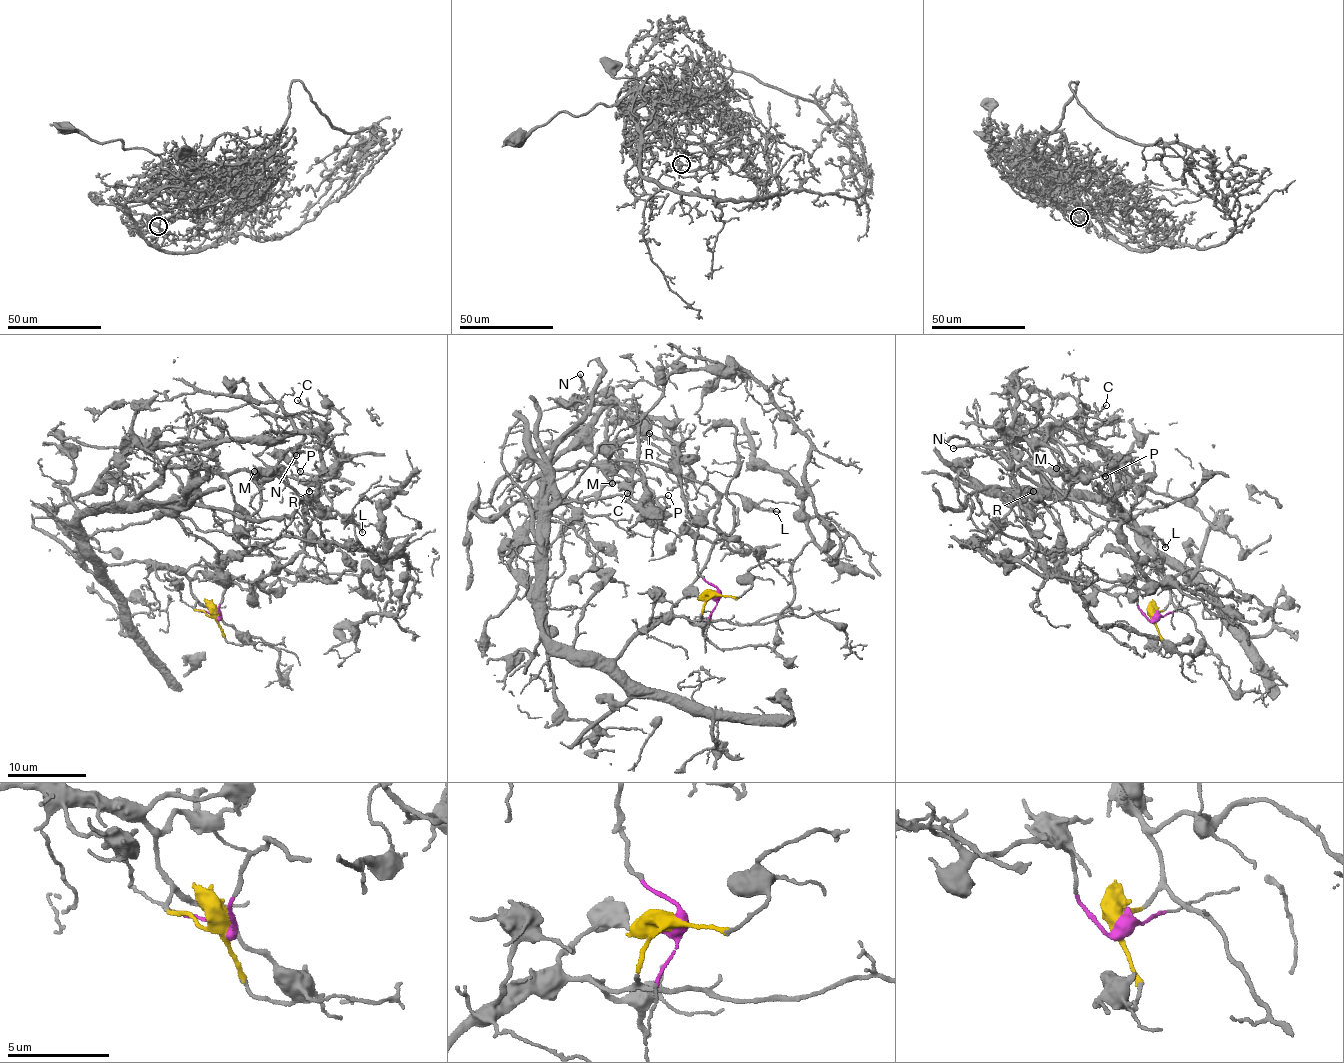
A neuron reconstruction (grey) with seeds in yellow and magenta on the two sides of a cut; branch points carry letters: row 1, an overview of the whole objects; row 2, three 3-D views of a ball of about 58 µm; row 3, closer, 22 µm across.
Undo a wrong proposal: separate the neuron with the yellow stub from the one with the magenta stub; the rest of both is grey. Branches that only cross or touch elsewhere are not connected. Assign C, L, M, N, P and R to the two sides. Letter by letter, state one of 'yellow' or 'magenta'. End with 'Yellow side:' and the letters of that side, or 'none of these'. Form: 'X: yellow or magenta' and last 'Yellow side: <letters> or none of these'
C: magenta
L: yellow
M: yellow
N: magenta
P: magenta
R: magenta
Yellow side: L, M

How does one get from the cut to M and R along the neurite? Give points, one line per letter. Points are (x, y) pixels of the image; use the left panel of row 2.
M: (215, 613), (195, 604), (184, 575), (103, 564), (80, 522), (127, 509), (163, 471), (255, 471)
R: (215, 613), (232, 582), (252, 590), (252, 583), (278, 573), (299, 550), (318, 509), (317, 494), (308, 491)

